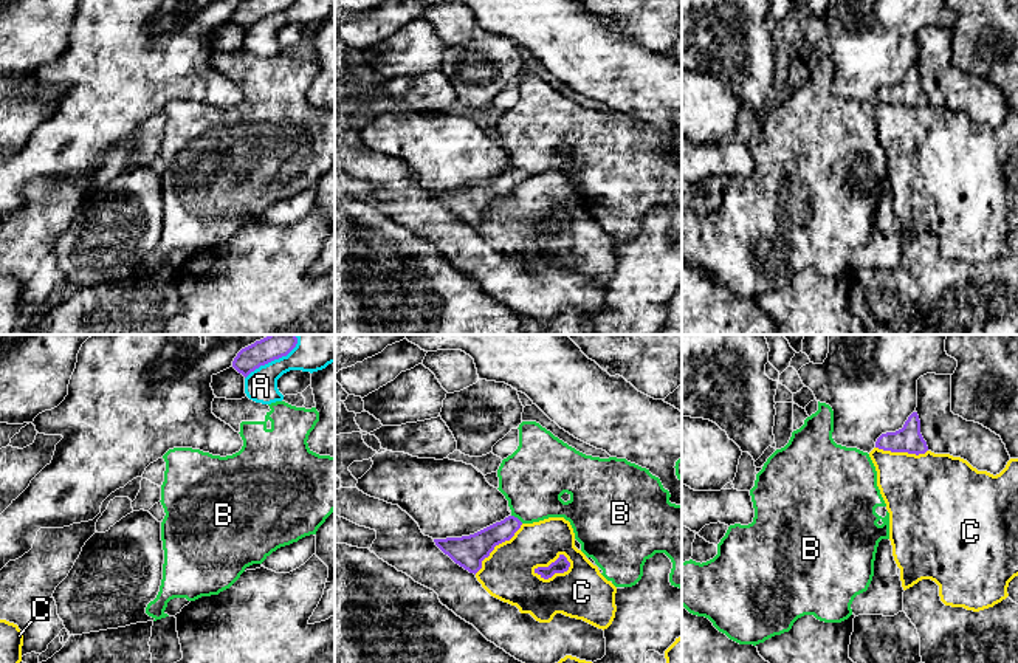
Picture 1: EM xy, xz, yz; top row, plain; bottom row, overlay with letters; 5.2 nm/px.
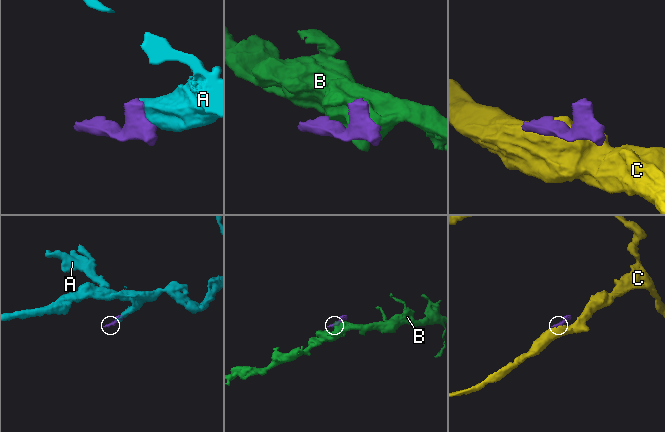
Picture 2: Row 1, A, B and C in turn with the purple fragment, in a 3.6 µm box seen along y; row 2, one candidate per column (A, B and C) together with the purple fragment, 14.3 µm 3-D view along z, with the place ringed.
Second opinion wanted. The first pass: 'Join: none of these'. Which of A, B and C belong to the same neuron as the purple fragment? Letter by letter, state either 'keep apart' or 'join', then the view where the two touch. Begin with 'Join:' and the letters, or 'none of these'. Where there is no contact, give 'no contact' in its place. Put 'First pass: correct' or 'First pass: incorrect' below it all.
Join: none of these
A: keep apart; meets purple in xy
B: keep apart; meets purple in xz
C: keep apart; meets purple in xz
First pass: correct

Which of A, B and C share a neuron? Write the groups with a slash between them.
A / B / C

